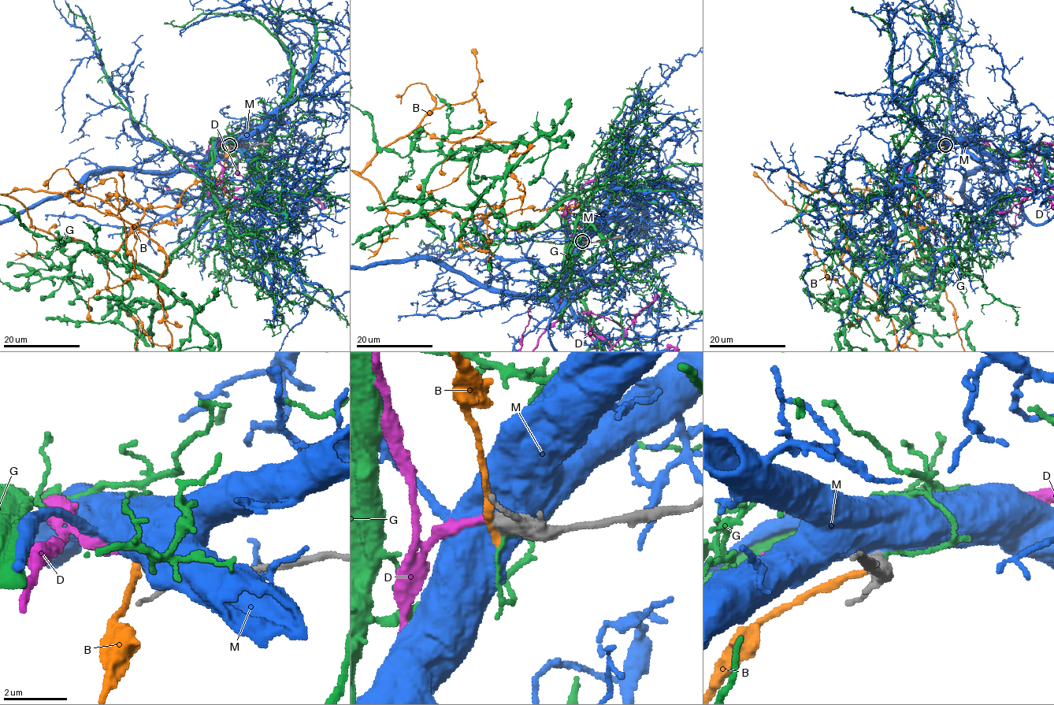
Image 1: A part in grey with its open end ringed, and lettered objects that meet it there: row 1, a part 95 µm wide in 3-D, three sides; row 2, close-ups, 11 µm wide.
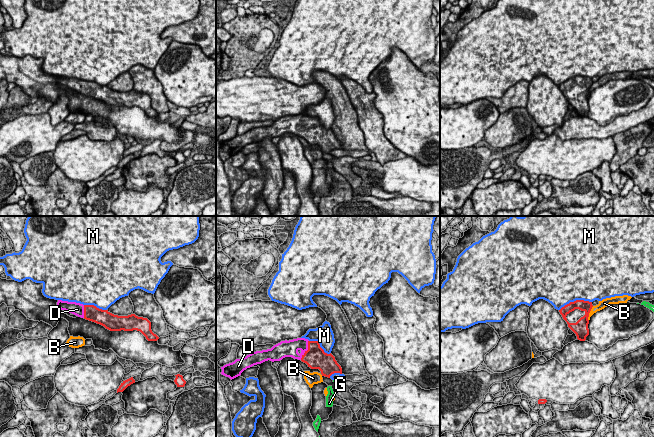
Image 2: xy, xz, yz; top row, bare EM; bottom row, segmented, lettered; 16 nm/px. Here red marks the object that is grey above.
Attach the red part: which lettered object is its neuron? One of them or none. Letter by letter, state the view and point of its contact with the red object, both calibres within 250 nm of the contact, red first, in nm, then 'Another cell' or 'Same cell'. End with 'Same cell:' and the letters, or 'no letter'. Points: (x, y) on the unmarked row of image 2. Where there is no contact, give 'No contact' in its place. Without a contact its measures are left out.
B: Touches red at yz (589, 88). Thickness 200 nm (red) against 130 nm. Another cell
D: Touches red at xz (307, 126). Thickness 340 nm (red) against 220 nm. Same cell
G: No contact. Another cell
M: Touches red at yz (576, 76). Thickness 170 nm (red) against 500 nm. Another cell
Same cell: D

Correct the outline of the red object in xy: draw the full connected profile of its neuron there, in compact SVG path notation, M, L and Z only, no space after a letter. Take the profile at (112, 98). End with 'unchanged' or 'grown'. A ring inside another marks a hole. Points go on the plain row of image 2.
M58 76L58 84L78 93L95 98L110 107L140 107L148 117L157 117L159 113L151 106L151 98L147 94L135 90L118 92L108 86L102 86L94 81L83 81L76 78Z; grown

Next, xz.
M305 114L281 117L271 125L256 127L242 135L236 135L221 143L221 150L232 156L240 152L247 144L268 136L280 137L285 133L301 136L311 145L319 145L322 152L328 154L334 149L342 150L341 142L331 129L325 129L318 117L309 117Z; grown

